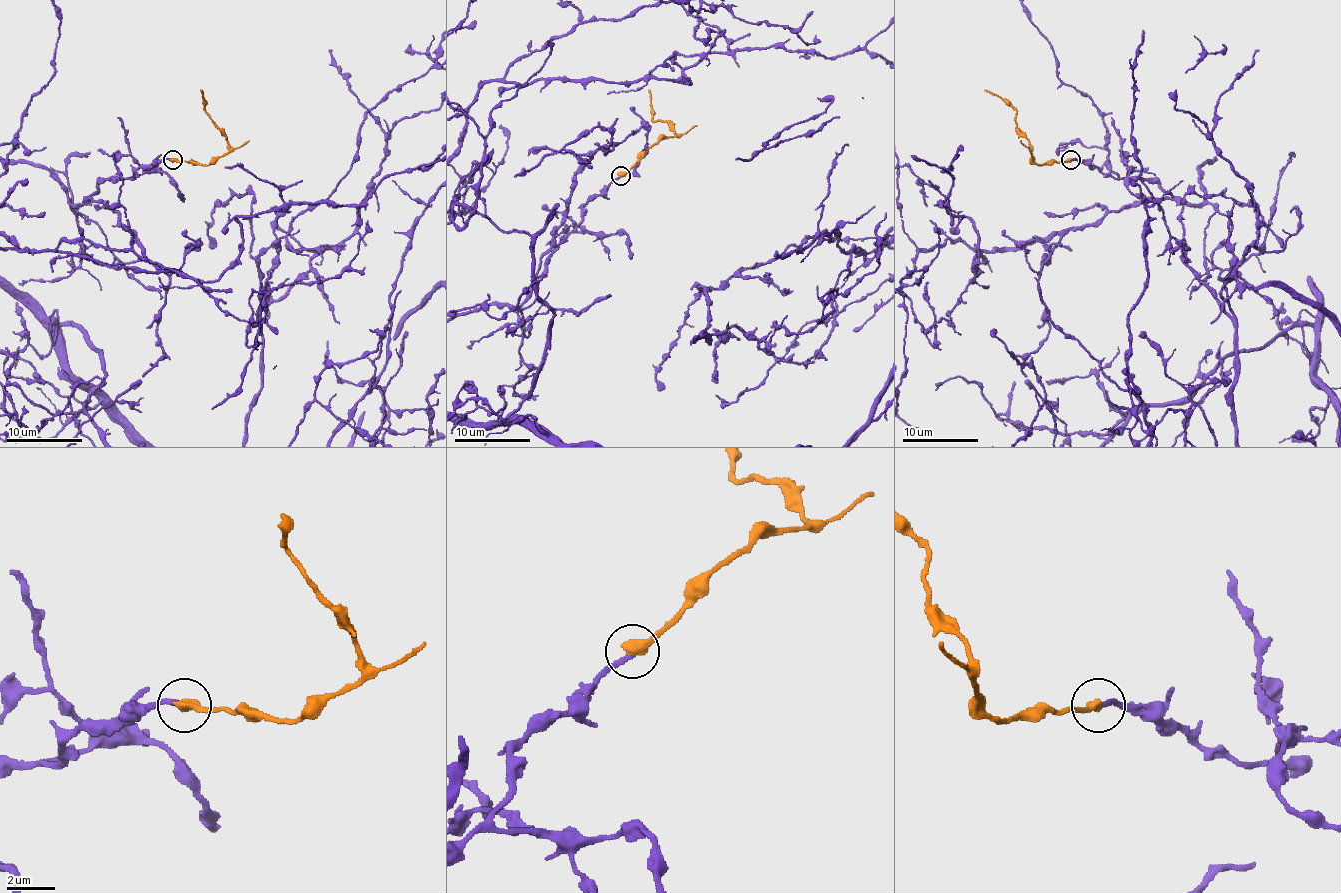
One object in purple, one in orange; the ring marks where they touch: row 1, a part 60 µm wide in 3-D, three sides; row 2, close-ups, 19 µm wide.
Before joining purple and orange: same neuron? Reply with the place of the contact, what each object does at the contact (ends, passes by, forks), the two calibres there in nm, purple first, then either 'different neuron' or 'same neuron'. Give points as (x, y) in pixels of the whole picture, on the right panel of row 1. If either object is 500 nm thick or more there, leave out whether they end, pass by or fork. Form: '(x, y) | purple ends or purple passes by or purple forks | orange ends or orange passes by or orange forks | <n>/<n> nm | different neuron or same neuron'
(1070, 160) | purple ends | orange ends | 200/460 nm | same neuron

